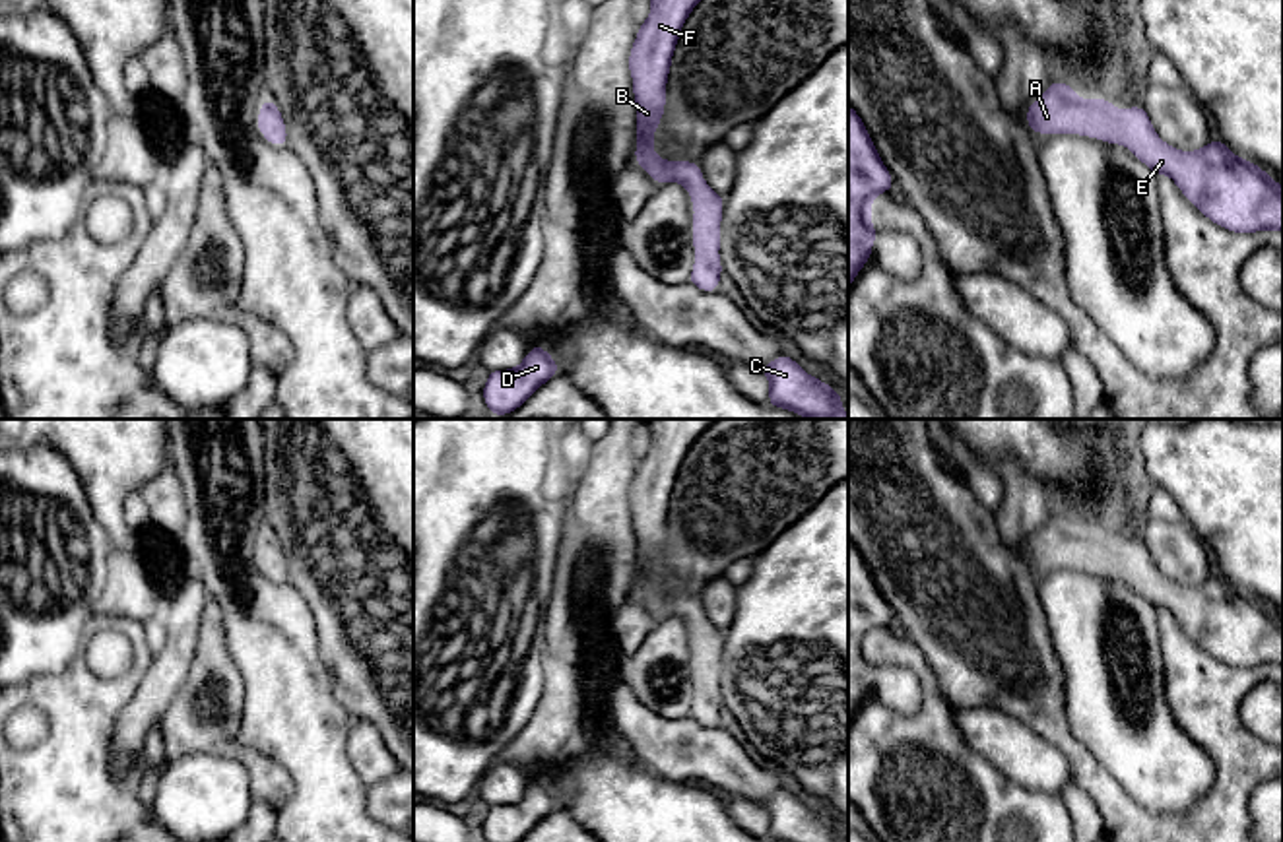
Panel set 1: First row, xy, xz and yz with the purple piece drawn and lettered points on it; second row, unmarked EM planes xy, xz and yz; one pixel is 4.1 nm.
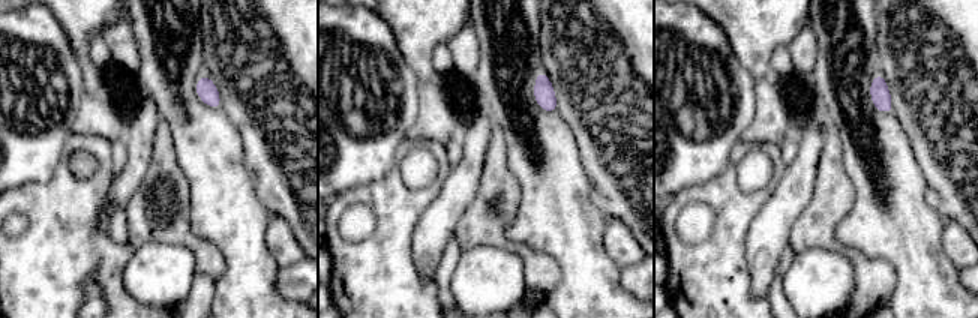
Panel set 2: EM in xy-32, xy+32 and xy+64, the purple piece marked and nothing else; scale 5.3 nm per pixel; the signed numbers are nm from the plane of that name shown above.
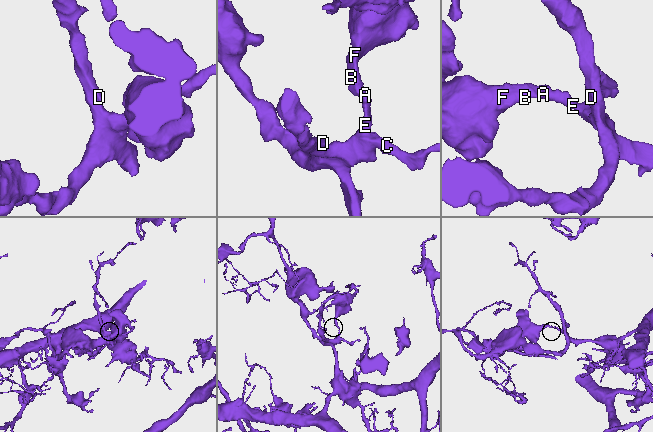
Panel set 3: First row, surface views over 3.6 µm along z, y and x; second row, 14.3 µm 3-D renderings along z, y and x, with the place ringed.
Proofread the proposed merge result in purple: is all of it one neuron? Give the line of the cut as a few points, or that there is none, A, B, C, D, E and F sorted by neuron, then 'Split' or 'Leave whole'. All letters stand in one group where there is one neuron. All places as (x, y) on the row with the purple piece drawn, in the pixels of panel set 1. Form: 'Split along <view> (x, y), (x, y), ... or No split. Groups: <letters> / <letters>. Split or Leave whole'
No split. Groups: A B C D E F. Leave whole

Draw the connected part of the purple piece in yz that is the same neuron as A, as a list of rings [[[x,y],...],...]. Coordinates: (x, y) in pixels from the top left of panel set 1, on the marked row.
[[[1052,81],[1027,107],[1027,122],[1044,136],[1073,132],[1126,146],[1153,173],[1168,175],[1207,219],[1233,233],[1283,231],[1281,184],[1217,138],[1198,151],[1167,146],[1145,107],[1120,111],[1102,97],[1083,101],[1071,85]]]

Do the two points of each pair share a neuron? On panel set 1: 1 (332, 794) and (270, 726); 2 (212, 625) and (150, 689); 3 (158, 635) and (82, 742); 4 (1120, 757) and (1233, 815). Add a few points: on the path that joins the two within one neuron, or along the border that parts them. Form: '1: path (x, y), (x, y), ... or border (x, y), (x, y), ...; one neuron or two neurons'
1: path (321, 777), (288, 744); one neuron
2: border (208, 598), (202, 610), (195, 658), (181, 683); two neurons
3: border (144, 623), (152, 654); two neurons
4: border (1208, 753), (1214, 765), (1214, 782), (1184, 811); two neurons

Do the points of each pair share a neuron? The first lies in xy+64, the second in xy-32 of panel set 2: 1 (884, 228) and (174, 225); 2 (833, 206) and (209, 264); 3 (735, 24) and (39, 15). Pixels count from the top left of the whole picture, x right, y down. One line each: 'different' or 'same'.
1: different
2: same
3: different

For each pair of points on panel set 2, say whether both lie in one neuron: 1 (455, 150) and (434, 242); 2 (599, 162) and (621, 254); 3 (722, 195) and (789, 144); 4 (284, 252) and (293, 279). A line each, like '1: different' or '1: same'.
1: different
2: different
3: different
4: different

